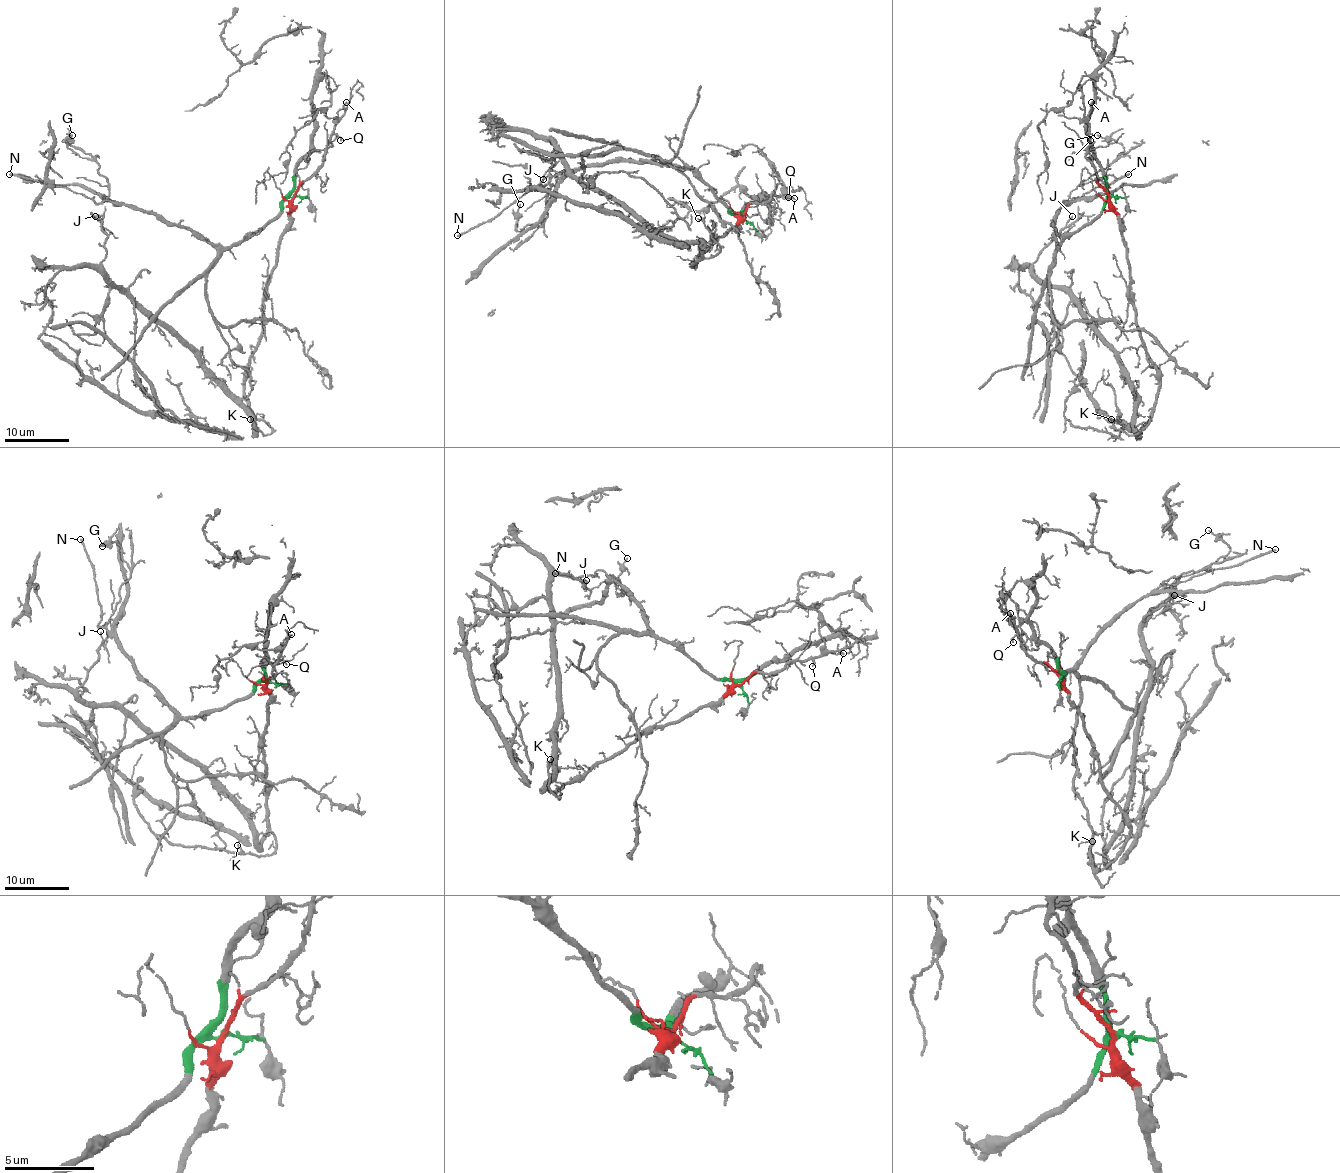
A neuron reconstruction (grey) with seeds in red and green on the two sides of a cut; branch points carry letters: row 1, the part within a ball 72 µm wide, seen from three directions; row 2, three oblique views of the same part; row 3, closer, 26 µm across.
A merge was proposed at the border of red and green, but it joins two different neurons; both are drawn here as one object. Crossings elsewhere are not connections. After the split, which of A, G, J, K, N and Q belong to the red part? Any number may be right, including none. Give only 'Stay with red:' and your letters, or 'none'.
Stay with red: A, J, K, Q

